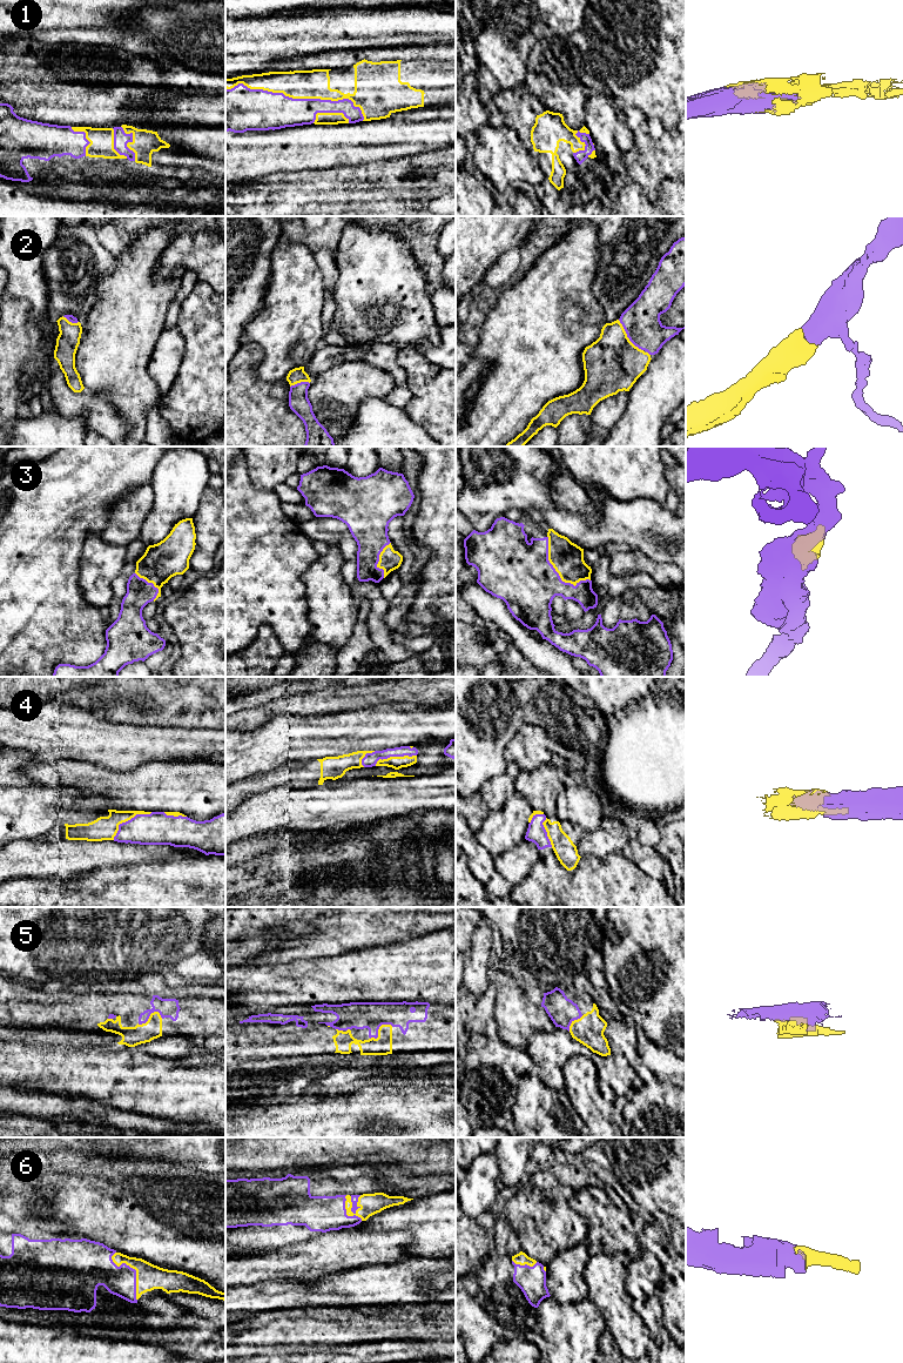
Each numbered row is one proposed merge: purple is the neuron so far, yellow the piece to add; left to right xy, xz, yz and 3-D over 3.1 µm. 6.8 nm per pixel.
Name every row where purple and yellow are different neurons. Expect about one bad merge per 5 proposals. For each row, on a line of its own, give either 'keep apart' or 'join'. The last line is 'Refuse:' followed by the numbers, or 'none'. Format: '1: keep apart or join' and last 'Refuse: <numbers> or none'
1: join
2: join
3: join
4: join
5: join
6: join
Refuse: none

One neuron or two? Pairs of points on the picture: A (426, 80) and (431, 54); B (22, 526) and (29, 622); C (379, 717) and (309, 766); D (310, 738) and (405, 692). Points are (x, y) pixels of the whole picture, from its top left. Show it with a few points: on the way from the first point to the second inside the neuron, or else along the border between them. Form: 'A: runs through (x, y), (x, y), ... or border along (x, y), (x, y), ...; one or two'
A: border along (412, 59), (438, 60); two
B: runs through (22, 550), (24, 598); one
C: border along (316, 759), (292, 759), (289, 763); two
D: border along (409, 702), (378, 703), (355, 710); two

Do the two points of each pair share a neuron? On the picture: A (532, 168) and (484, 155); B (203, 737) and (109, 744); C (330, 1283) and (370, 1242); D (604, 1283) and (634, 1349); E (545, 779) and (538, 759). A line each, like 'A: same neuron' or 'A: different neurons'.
A: same neuron
B: same neuron
C: different neurons
D: same neuron
E: different neurons

